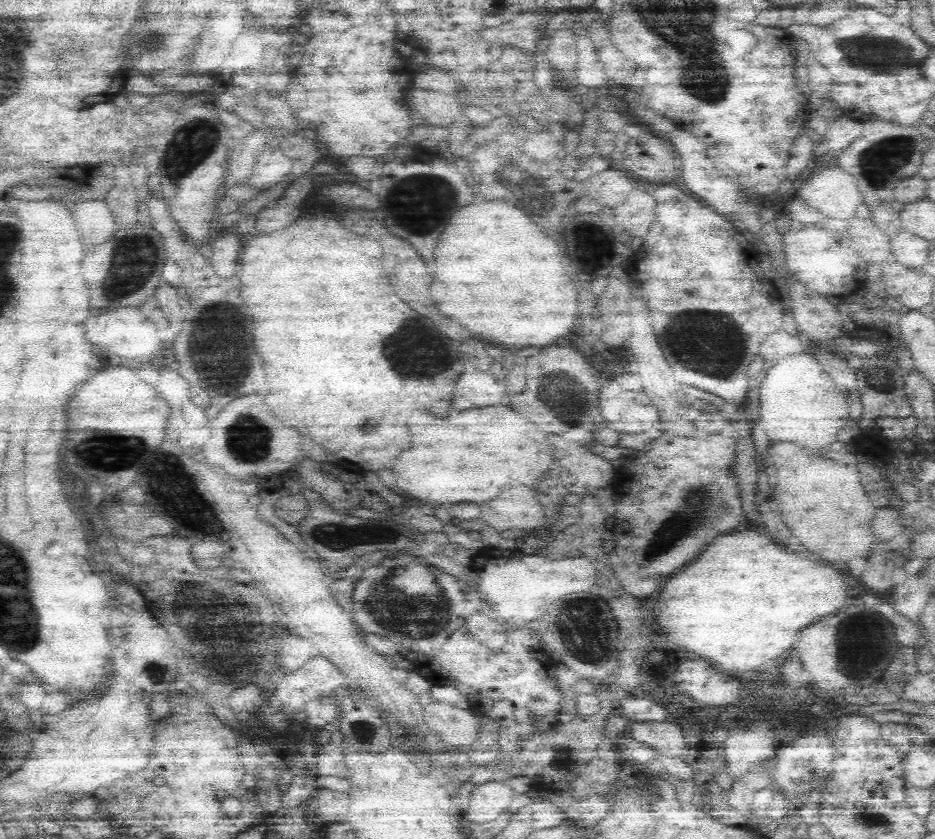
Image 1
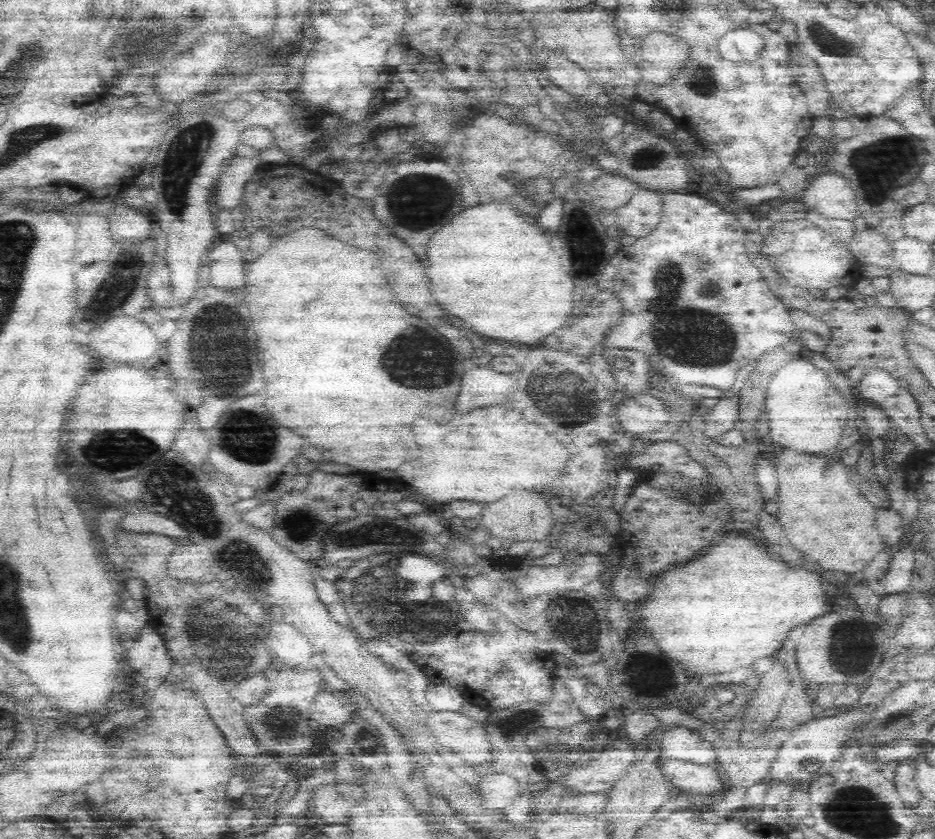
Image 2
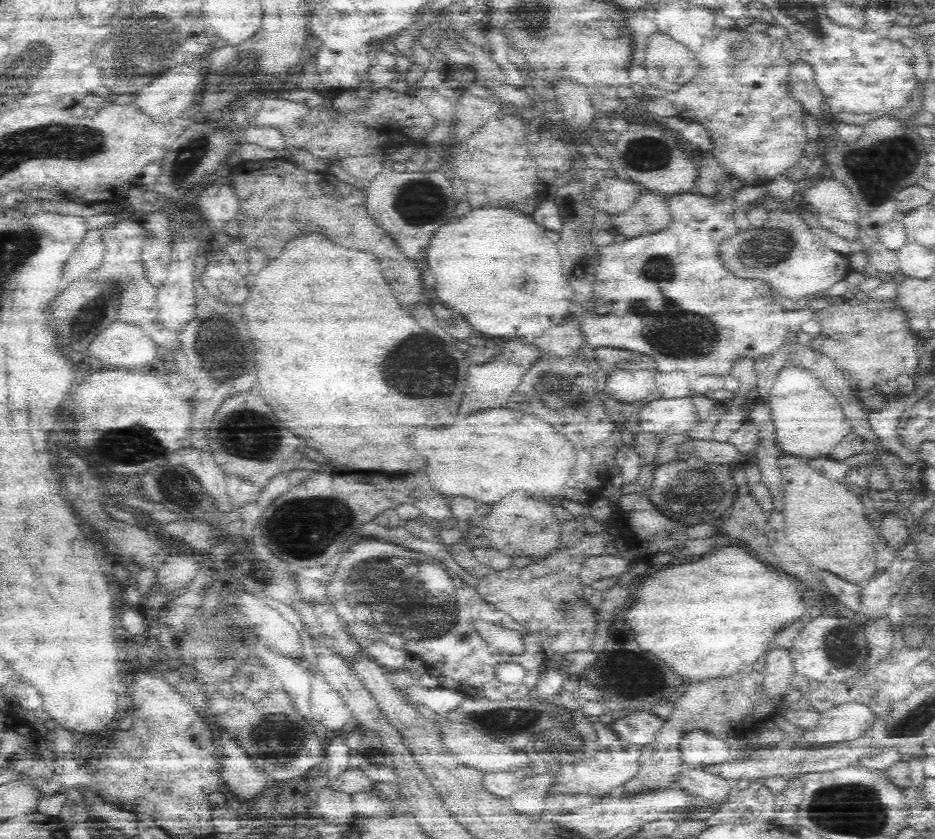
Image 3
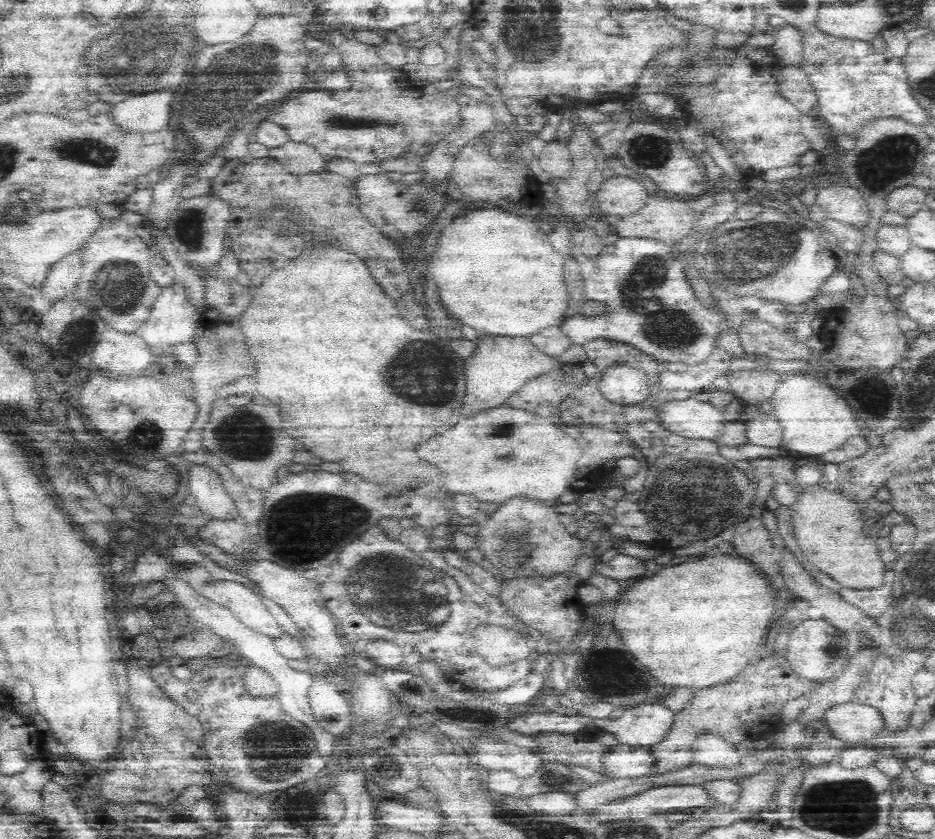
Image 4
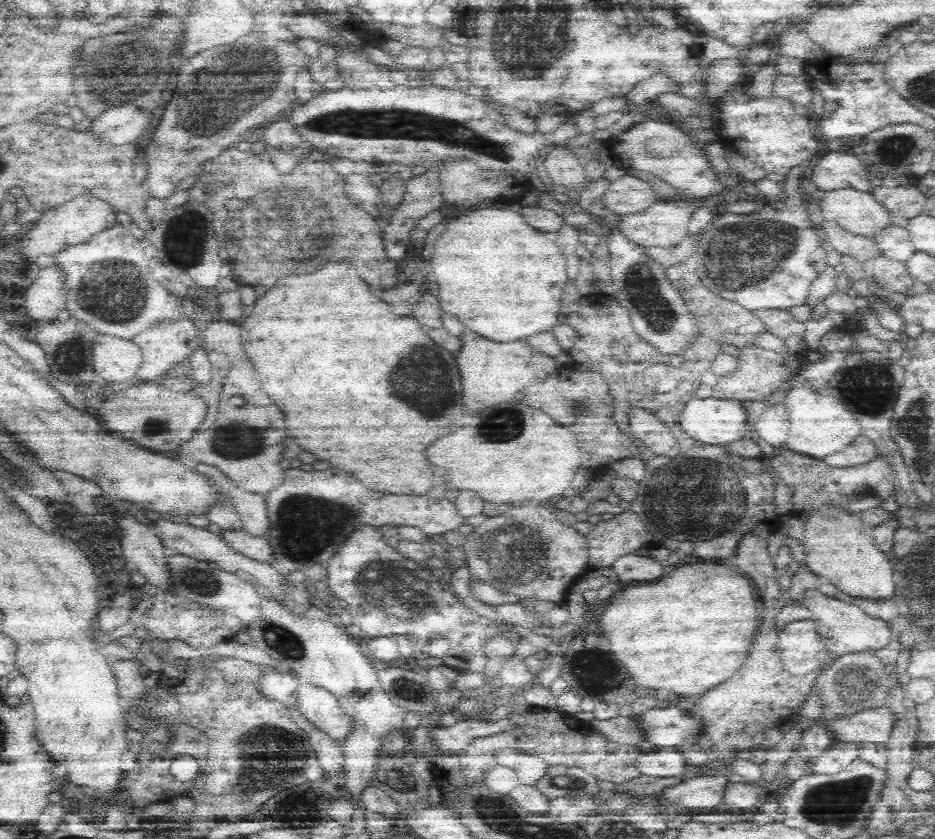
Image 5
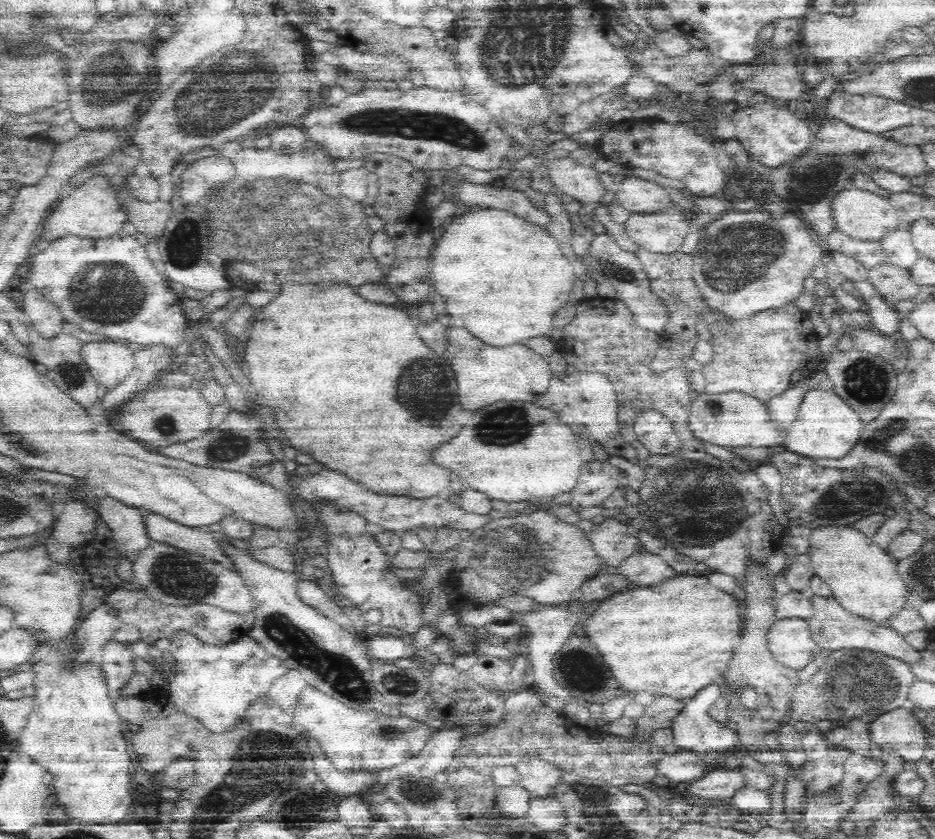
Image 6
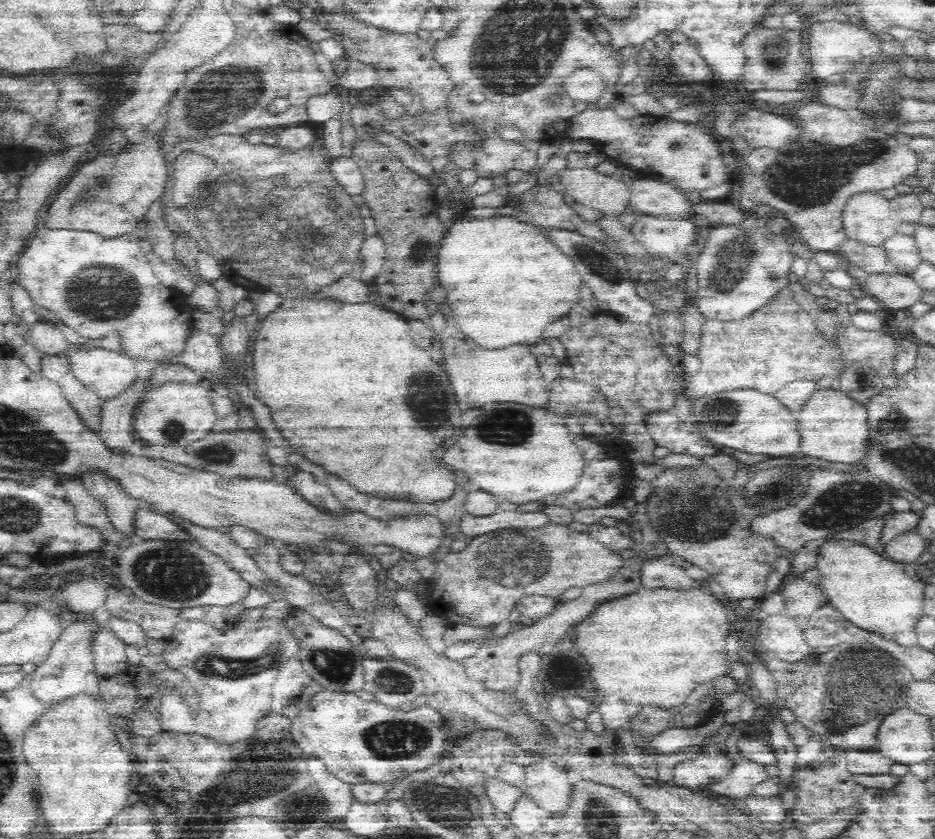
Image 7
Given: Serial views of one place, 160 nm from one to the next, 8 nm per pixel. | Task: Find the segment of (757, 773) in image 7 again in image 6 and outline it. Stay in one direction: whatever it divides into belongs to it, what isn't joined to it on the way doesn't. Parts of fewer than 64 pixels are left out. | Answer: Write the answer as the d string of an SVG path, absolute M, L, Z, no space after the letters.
M738 769L713 770L704 773L700 778L692 781L687 794L694 794L696 798L714 800L720 802L722 798L730 802L730 799L745 785L744 777Z

